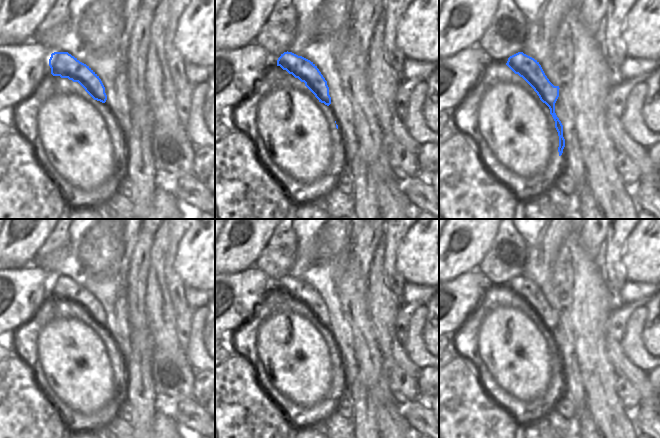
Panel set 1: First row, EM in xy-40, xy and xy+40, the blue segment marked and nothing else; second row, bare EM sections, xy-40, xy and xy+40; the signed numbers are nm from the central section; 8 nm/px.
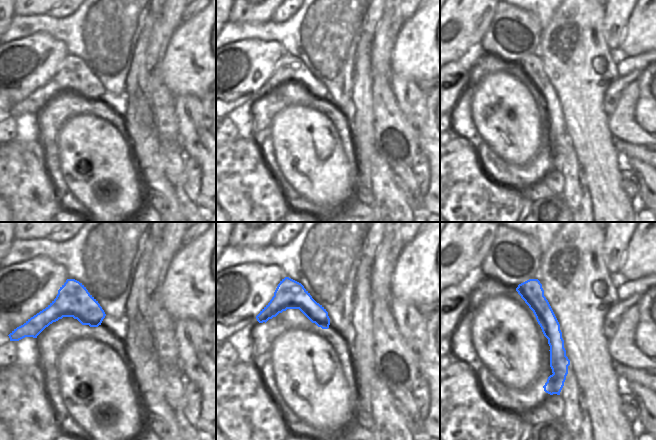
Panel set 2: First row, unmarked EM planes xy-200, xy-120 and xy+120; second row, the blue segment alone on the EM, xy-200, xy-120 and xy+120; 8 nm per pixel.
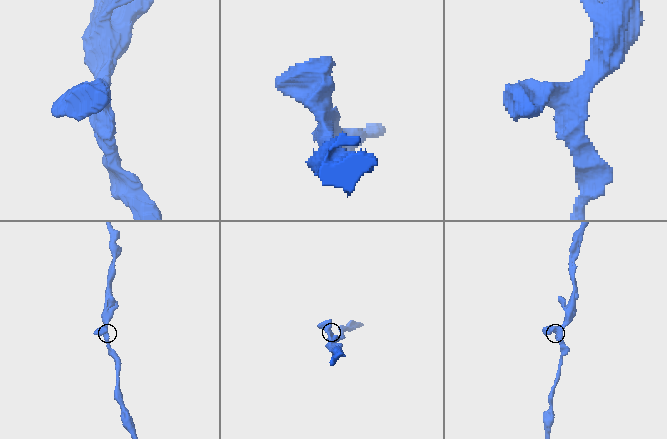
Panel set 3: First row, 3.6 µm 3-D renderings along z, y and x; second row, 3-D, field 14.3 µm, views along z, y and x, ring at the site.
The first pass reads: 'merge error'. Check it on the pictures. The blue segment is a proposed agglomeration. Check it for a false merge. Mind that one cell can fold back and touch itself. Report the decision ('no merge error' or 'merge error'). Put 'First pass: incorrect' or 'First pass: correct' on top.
First pass: incorrect
no merge error

